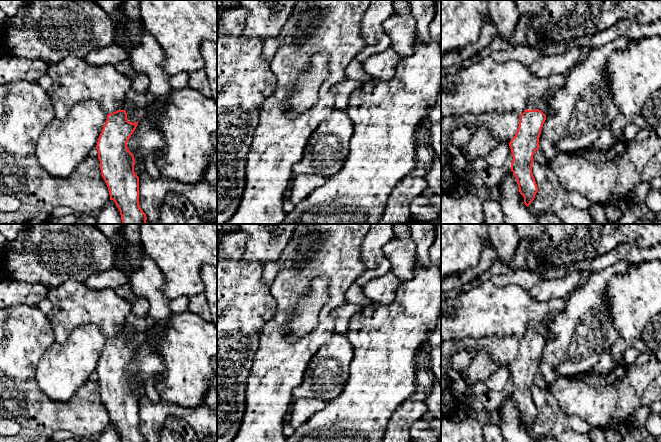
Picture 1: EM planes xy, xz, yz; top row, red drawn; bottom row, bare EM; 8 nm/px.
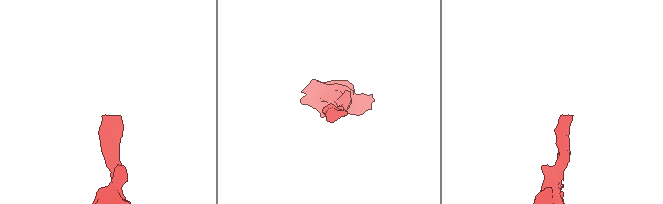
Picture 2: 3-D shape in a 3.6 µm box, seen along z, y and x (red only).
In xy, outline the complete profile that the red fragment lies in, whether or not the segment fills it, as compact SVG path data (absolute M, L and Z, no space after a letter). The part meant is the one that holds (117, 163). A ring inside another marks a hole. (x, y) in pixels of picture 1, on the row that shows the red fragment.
M125 99L117 111L107 115L107 120L98 138L96 149L98 150L102 177L108 187L110 200L115 202L120 211L122 224L146 224L146 214L139 205L139 177L134 172L135 159L134 155L127 148L127 142L138 125L138 121L132 123L127 119L126 110L130 108Z

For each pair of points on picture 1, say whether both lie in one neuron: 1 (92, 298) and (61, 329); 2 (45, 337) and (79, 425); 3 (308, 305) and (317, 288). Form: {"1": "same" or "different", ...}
{"1": "same", "2": "same", "3": "same"}

